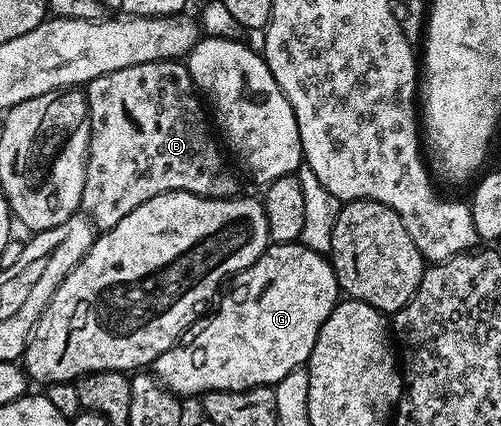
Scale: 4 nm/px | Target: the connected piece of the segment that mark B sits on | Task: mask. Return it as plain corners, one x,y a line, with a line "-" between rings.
179,60
151,61
122,67
122,71
110,71
110,75
88,82
86,96
90,143
80,209
97,230
113,229
134,207
142,207
142,203
154,199
154,195
196,193
200,197
234,197
241,192
231,167
224,162
225,150
210,124
205,102
198,96
187,64

